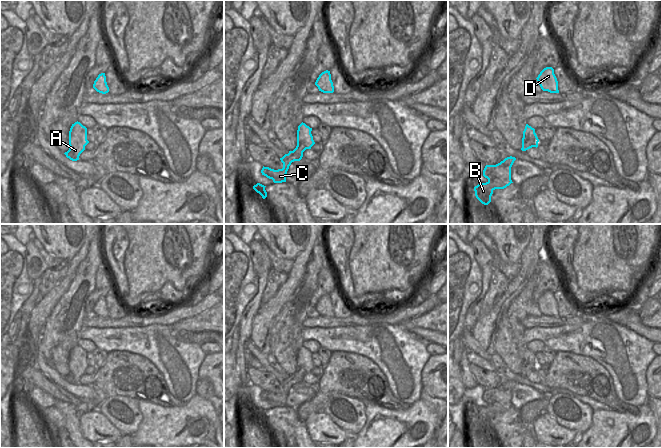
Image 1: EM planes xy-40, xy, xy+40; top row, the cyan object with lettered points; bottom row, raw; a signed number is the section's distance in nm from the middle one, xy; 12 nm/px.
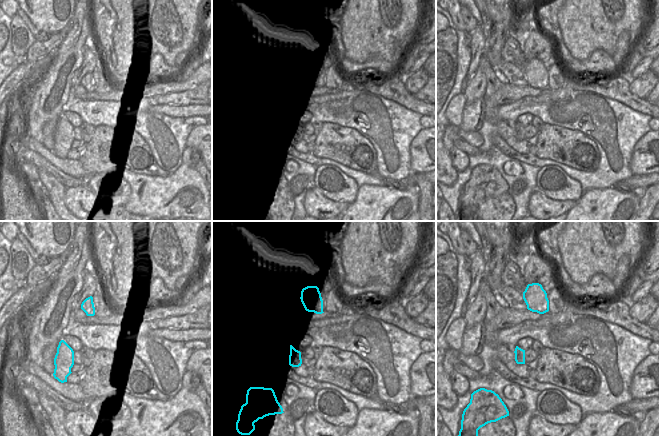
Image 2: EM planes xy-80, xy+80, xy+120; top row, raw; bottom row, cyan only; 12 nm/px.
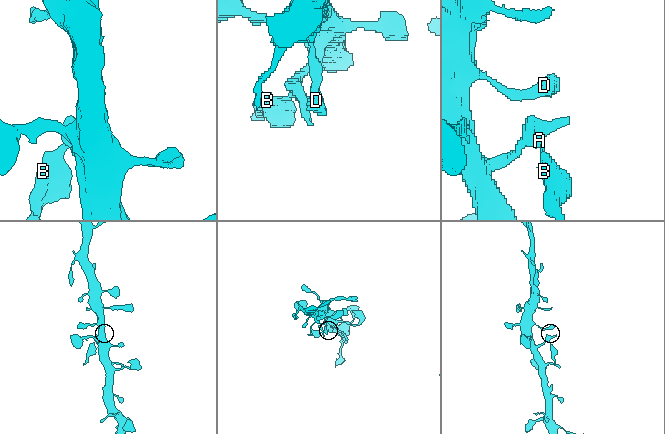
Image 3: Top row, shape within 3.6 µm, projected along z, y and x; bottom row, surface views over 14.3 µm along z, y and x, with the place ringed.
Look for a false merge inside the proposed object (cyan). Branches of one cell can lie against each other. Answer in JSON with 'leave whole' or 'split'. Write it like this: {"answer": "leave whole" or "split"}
{"answer": "leave whole"}

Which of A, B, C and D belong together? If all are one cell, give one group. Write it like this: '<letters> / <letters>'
A B C D

